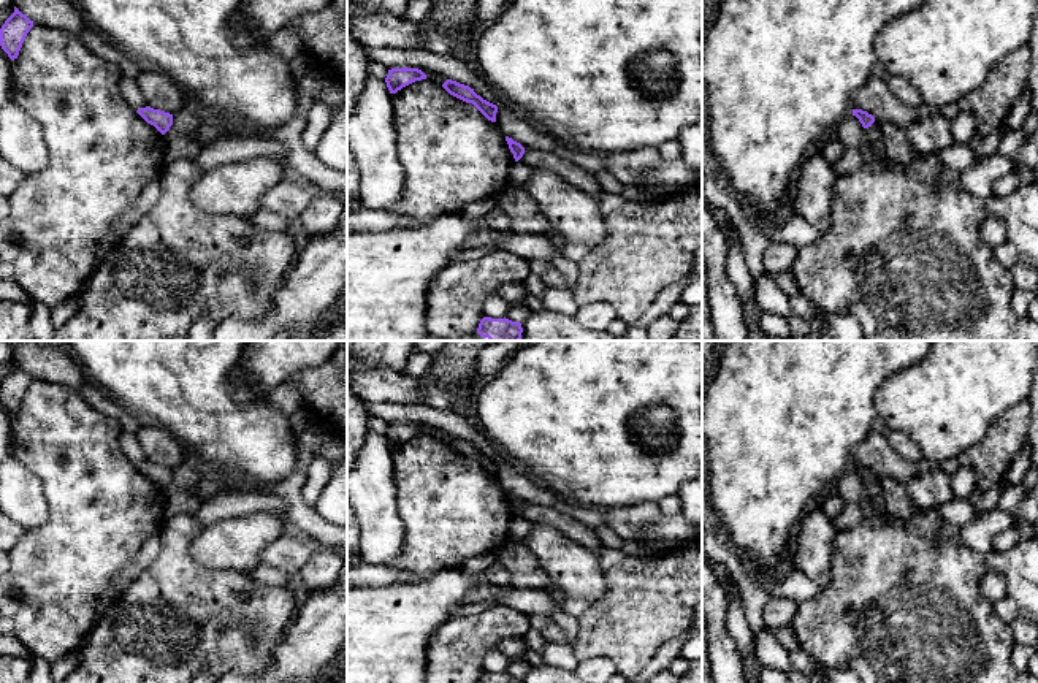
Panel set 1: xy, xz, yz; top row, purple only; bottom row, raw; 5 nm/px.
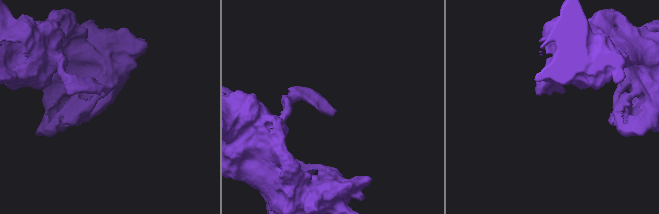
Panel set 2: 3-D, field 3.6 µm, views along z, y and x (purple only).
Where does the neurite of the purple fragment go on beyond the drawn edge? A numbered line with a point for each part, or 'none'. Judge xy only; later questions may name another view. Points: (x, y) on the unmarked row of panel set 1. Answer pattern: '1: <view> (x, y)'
none

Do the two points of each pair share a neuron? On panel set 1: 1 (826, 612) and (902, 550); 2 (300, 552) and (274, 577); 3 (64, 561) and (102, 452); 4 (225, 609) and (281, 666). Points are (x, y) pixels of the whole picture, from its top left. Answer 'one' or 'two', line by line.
1: one
2: two
3: one
4: two

